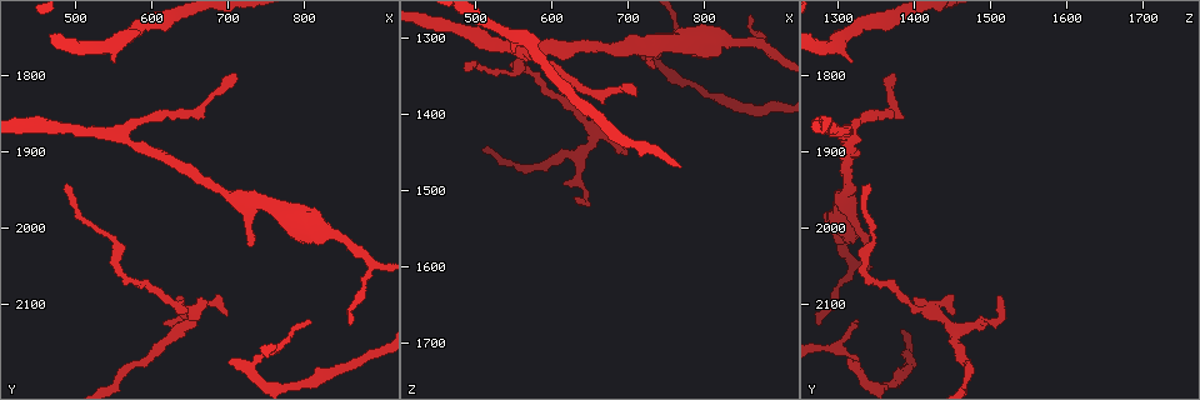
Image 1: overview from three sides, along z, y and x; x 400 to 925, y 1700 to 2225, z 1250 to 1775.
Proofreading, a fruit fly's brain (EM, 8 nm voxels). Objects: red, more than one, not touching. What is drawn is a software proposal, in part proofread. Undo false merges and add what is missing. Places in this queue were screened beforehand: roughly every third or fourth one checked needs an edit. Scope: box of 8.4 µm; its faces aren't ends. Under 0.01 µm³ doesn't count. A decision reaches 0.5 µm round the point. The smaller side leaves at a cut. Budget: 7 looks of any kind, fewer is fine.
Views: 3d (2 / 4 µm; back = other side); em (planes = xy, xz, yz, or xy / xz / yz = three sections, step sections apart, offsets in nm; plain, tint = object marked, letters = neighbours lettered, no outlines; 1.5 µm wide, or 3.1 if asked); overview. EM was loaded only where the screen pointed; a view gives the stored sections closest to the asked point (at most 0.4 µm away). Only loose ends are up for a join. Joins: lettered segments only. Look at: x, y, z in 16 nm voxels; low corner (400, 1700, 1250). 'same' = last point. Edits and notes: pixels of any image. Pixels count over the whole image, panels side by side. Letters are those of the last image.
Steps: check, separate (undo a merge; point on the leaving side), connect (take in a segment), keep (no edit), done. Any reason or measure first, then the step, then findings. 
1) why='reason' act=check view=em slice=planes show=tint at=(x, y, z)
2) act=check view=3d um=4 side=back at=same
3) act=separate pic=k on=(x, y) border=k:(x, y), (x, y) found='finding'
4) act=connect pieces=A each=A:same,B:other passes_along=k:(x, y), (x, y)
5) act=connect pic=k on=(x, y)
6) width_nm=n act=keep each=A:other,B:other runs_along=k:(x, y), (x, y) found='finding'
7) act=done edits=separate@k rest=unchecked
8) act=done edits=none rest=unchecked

why='free end' act=check view=3d um=2 side=back at=(695, 2110, 1455)

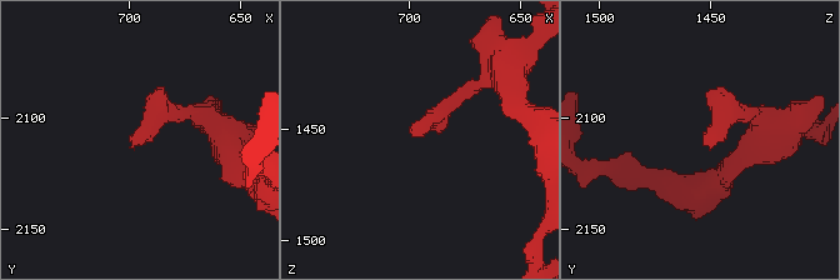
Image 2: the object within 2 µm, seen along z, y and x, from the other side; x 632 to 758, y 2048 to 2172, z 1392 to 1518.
act=check view=em slice=planes show=tint at=(699, 2114, 1452)

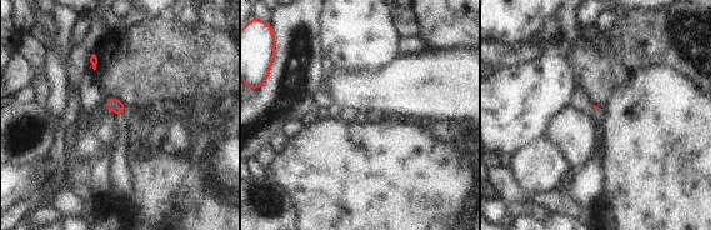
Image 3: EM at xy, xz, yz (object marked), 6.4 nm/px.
act=check view=em slice=planes show=letters at=same

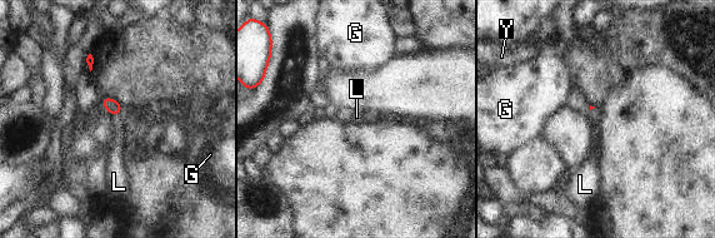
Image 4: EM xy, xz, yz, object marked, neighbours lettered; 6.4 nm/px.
act=connect pieces=L each=G:other,L:same,Y:other passes_along=4:(111, 105), (114, 114), (116, 153) found='the neuron continues'

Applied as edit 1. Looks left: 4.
why='an open end' act=check view=3d um=2 side=back at=(700, 2175, 1315)

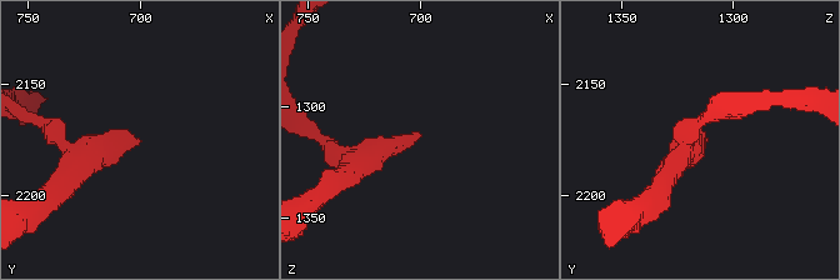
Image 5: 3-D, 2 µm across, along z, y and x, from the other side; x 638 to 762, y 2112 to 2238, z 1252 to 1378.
act=check view=em slice=xz step=4 show=tint at=(702, 2176, 1312)

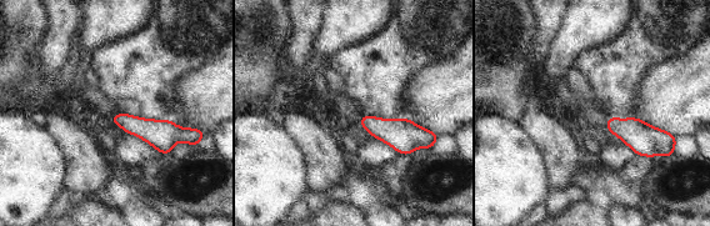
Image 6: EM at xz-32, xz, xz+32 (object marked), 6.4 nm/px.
act=check view=em slice=planes show=letters at=same

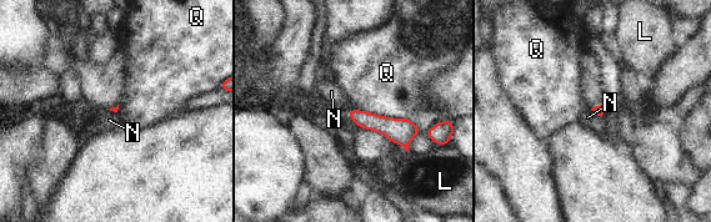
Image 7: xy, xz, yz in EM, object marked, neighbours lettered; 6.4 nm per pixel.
longest_contact=Q:380nm act=keep each=L:other,N:other,Q:other runs_along=7:(351, 112), (396, 130), (415, 131) found='no lettered segment goes on from it'

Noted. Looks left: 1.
act=done edits=connect@4 rest=unchecked

